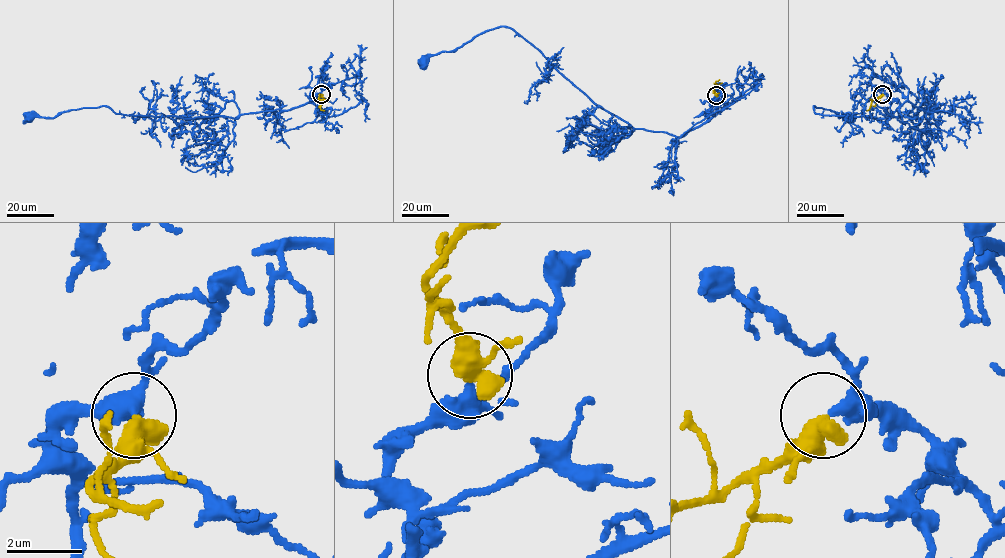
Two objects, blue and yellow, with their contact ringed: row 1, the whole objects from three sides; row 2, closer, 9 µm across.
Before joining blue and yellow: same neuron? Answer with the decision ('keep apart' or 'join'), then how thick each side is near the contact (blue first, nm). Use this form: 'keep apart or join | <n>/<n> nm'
join | 320/440 nm

